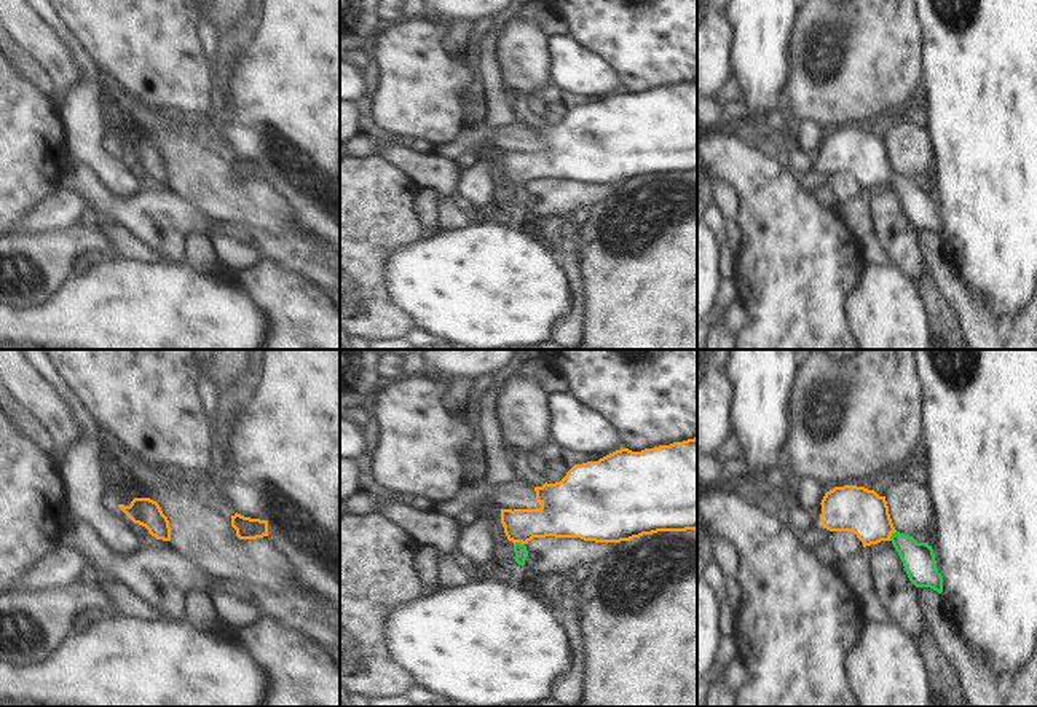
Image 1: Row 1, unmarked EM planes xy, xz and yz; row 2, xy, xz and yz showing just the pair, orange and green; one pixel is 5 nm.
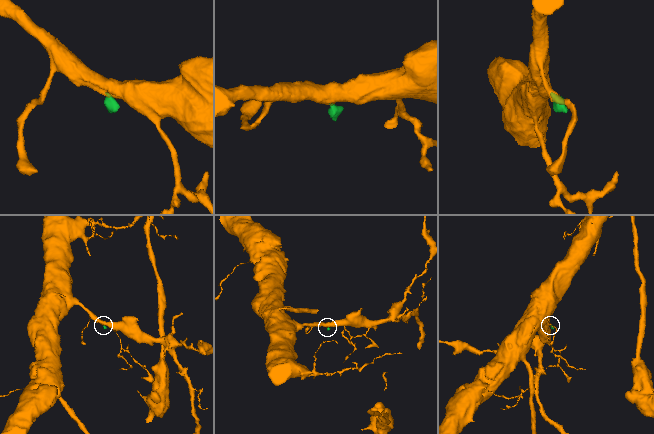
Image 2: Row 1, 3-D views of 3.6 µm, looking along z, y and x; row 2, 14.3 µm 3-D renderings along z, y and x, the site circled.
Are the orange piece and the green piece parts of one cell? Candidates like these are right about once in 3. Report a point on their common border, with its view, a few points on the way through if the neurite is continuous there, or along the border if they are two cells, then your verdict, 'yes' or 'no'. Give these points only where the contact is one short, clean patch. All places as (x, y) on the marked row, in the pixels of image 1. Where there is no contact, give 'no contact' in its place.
meets orange in yz at (891, 535); runs through yz (849, 508), (862, 511), (891, 535), (918, 559); yes

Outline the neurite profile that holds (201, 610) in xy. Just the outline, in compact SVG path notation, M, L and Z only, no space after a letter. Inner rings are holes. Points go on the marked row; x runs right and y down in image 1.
M203 592L191 594L187 600L185 619L199 632L217 632L222 624L217 600Z

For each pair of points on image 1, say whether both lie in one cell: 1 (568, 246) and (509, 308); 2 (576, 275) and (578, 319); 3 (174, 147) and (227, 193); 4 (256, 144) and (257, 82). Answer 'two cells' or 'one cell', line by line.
1: two cells
2: one cell
3: one cell
4: one cell

